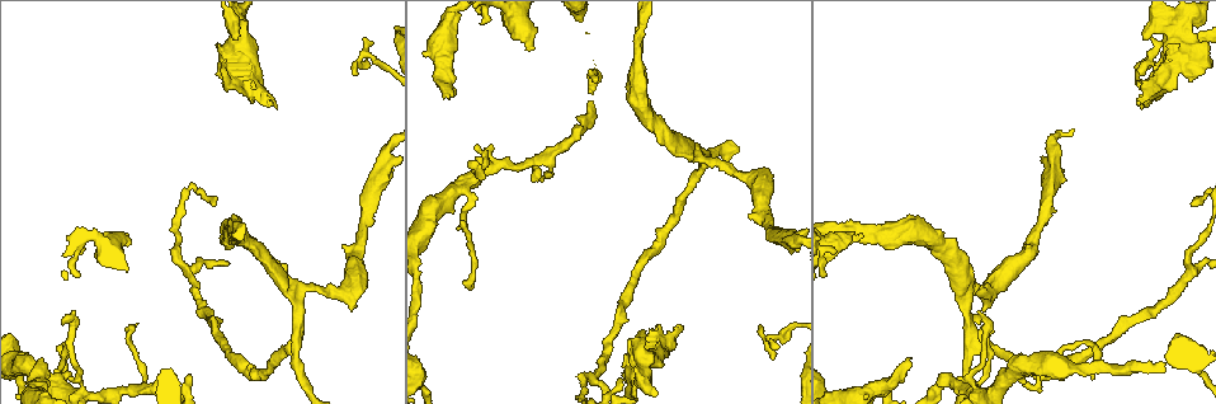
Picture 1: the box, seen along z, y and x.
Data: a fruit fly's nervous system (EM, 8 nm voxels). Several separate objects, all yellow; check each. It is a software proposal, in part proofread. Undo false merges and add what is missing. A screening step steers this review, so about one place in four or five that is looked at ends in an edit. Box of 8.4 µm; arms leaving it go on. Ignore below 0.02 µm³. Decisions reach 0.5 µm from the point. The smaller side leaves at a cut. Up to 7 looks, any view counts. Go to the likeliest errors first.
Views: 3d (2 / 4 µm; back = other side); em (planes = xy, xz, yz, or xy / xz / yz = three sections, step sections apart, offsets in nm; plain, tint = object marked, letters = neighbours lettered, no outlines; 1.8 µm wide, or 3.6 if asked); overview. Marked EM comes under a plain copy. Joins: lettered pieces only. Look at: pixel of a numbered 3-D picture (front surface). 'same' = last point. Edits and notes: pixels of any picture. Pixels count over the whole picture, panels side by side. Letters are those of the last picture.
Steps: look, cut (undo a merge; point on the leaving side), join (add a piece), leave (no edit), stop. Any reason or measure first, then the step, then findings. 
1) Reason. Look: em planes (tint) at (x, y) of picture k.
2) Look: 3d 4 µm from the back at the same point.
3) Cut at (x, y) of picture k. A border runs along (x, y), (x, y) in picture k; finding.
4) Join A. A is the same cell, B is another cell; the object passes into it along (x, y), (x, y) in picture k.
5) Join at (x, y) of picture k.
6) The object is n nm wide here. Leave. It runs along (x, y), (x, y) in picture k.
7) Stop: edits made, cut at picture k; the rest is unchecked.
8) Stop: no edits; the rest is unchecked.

Stops while still wide. Look: em planes (letters) at (530, 48) of picture 1.

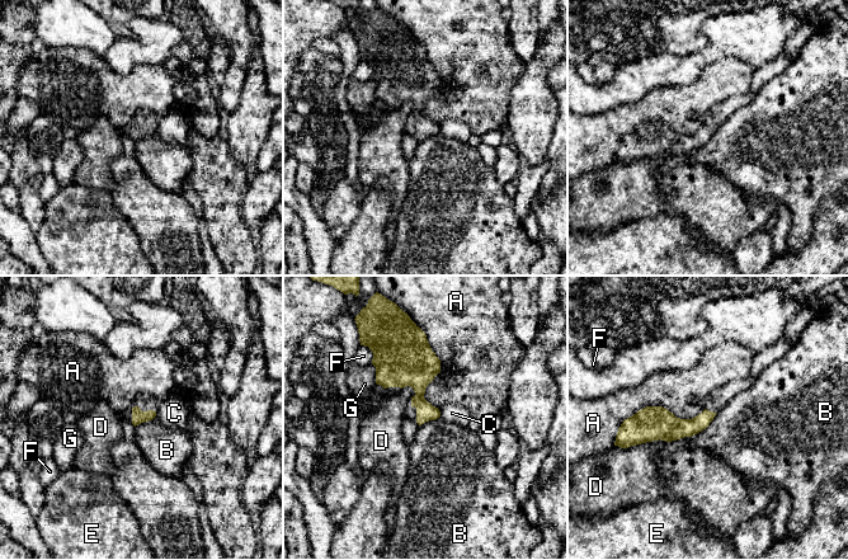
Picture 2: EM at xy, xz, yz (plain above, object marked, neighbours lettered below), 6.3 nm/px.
Leave. A, B, C, D, E, F and G are other cells; a border runs along (717, 413), (705, 428), (691, 437) in picture 2; no lettered piece goes on from it.

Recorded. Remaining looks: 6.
Two arms in line, one across. Look: 3d 4 µm at (237, 69) of picture 1.

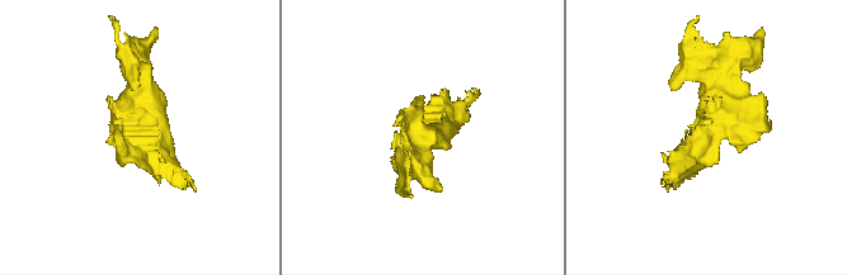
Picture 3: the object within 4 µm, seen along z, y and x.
Need the tissue. Look: em xy step 16 (tint) at (138, 133) of picture 3.

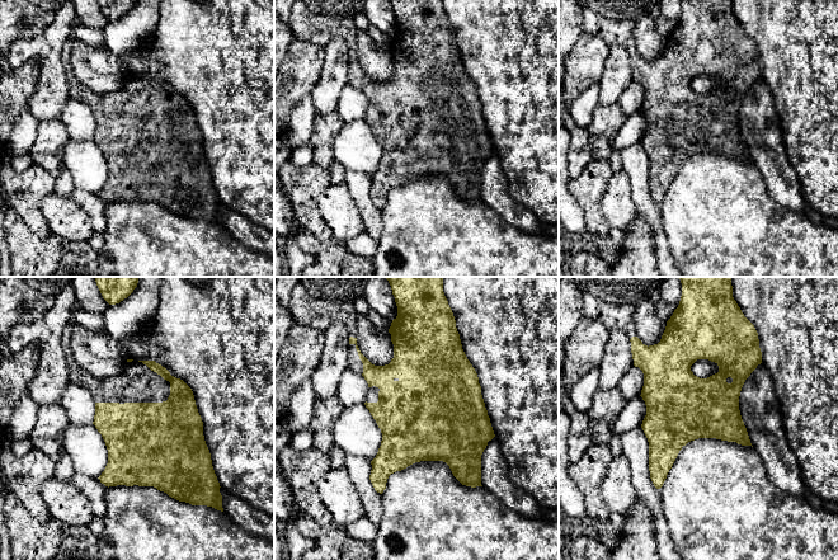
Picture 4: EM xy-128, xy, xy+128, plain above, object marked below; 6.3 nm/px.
Look: em xy step 16 (letters) at the same point.

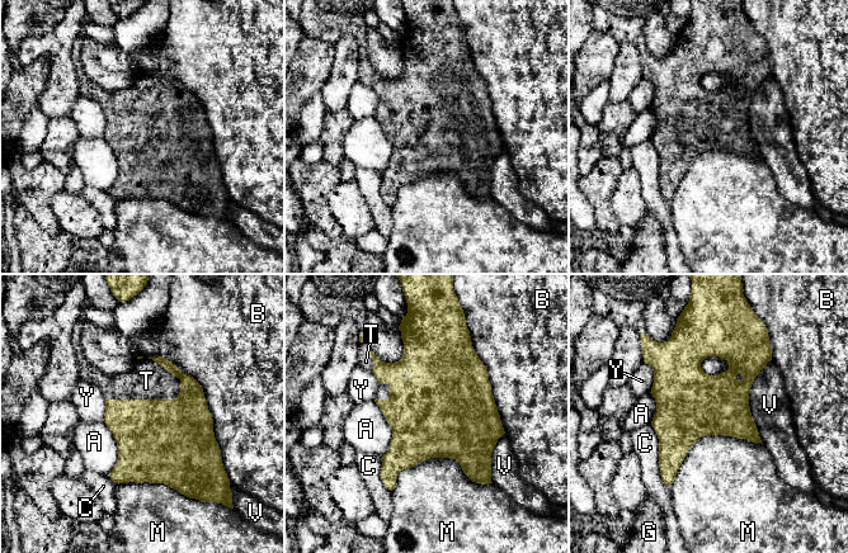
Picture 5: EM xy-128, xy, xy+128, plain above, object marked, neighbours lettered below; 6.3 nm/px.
Join T. T is the same cell, A, B, C, G, M, V and Y are other cells; the object passes into it along (156, 438), (149, 400), (146, 381) in picture 5; the neuron continues.

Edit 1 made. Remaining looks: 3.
Thick turns thin. Look: 3d 2 µm at (36, 386) of picture 1.

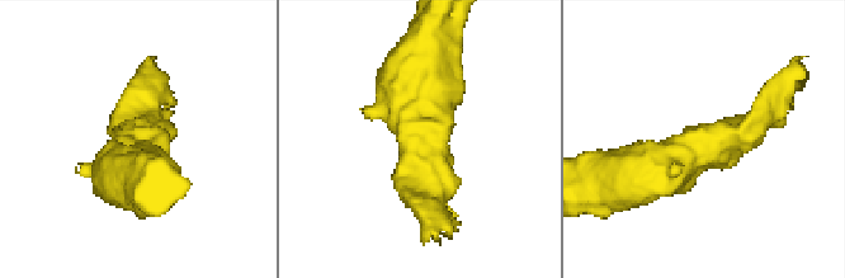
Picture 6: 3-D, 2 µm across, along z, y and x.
Look: em yz step 16 (letters) at (743, 135) of picture 6.

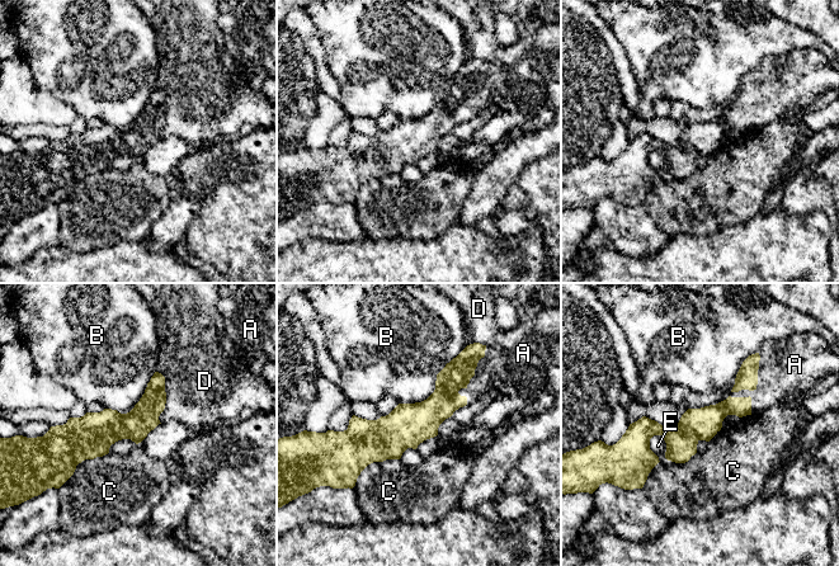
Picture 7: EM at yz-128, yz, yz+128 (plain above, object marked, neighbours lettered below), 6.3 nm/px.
Another direction. Look: em planes (letters) at the same point.

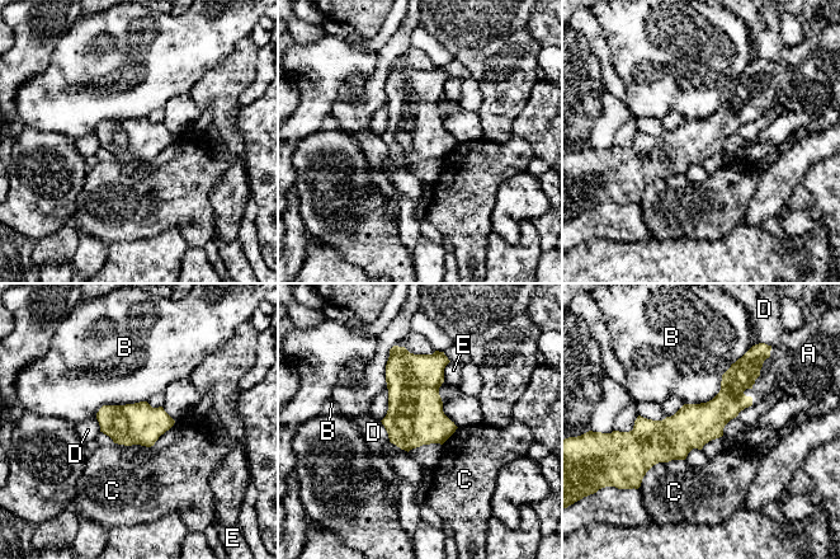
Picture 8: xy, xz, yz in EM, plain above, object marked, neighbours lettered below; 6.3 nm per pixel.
Join A. A is the same cell, B, C, D and E are other cells; the neuron continues.

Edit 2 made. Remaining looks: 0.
Stop: edits made, join at picture 5, join at picture 8; the rest is unchecked.

